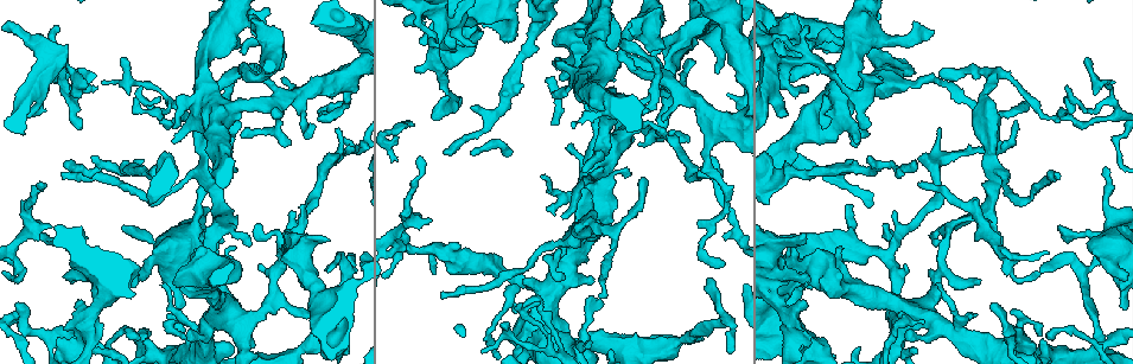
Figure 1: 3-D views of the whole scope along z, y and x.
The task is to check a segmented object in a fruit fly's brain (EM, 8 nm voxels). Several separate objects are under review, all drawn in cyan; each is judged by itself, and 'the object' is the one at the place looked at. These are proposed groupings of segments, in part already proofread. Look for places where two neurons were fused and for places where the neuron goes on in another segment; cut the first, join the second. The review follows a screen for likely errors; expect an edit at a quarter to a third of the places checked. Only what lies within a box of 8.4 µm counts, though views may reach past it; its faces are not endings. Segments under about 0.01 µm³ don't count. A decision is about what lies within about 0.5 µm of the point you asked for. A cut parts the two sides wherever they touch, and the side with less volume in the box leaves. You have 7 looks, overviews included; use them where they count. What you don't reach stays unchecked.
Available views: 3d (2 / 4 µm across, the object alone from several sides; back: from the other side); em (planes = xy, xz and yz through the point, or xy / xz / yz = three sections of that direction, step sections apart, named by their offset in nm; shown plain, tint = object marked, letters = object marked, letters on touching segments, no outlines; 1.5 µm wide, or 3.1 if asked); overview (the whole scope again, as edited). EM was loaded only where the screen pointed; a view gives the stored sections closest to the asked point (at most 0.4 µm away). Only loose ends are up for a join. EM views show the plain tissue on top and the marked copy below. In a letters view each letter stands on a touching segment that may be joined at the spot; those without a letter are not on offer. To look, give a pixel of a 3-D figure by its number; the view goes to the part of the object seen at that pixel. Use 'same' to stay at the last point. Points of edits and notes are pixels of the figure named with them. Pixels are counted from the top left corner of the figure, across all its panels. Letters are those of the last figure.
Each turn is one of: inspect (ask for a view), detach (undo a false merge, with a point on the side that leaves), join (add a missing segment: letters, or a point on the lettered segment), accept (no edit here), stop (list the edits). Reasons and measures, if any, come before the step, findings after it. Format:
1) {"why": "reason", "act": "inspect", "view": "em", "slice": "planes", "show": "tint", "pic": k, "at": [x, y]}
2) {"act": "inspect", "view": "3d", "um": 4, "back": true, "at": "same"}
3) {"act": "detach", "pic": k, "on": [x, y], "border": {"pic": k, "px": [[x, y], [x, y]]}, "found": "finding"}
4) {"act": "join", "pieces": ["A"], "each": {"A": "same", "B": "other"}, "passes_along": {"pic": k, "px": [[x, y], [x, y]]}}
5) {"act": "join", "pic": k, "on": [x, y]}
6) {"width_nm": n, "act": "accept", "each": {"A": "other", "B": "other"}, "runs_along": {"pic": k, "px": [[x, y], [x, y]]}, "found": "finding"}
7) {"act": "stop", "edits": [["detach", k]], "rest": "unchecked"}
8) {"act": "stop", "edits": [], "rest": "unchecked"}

{"why": "branch stops here", "act": "inspect", "view": "em", "slice": "xy", "step": 4, "show": "letters", "pic": 1, "at": [276, 108]}

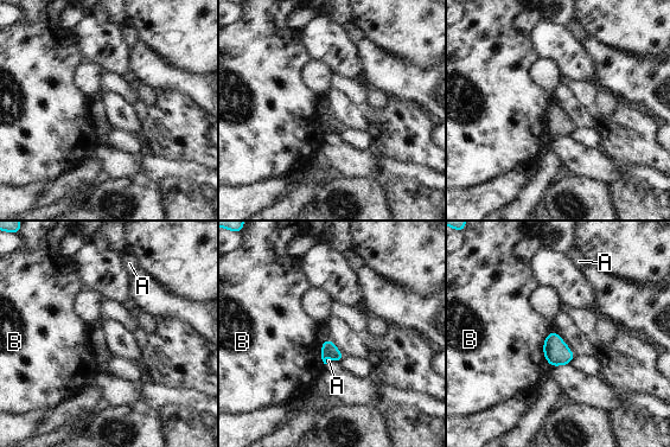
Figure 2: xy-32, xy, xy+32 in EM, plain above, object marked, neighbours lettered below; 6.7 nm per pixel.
{"why": "another direction", "act": "inspect", "view": "em", "slice": "planes", "show": "letters", "at": "same"}

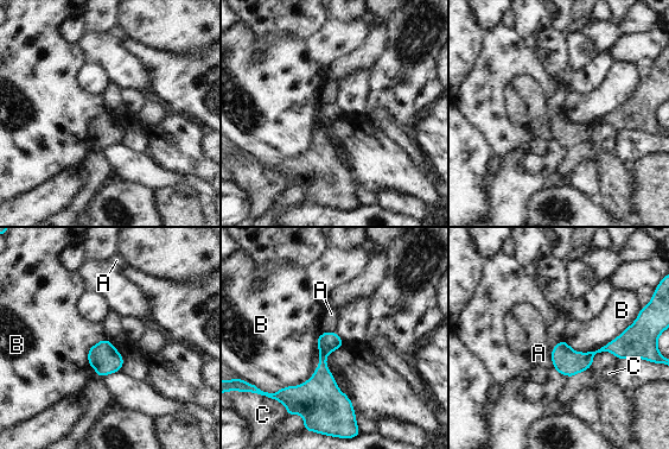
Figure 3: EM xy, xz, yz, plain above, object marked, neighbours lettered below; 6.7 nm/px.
{"act": "accept", "each": {"A": "other", "B": "other", "C": "other"}, "border": {"pic": 3, "px": [[639, 311], [594, 351], [564, 340]]}, "found": "no lettered segment goes on from it"}

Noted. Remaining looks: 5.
{"why": "three arms meet", "act": "inspect", "view": "3d", "um": 4, "pic": 1, "at": [992, 183]}

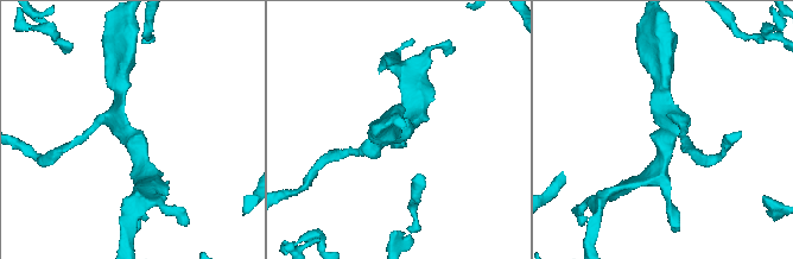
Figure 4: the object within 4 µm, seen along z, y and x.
{"arms": 3, "why": "need the tissue", "act": "inspect", "view": "em", "slice": "planes", "show": "tint", "pic": 4, "at": [130, 134]}

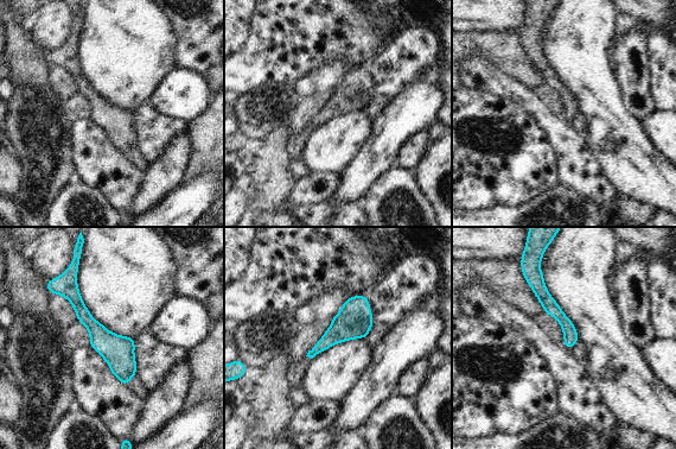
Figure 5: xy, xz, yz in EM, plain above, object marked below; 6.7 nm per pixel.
{"act": "inspect", "view": "em", "slice": "planes", "show": "letters", "at": "same"}

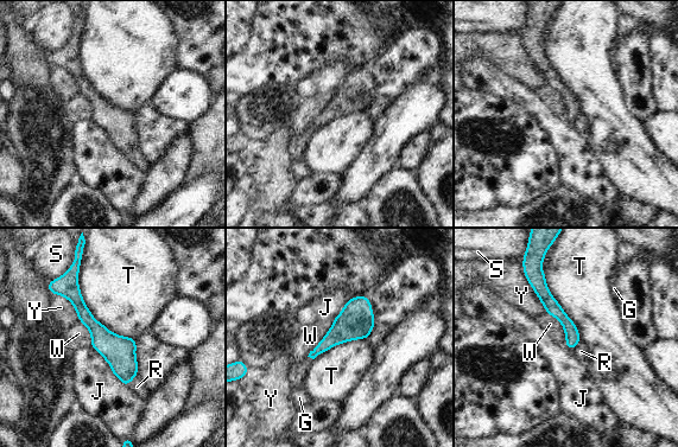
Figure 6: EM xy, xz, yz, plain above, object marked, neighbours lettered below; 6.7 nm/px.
{"width_nm": 100, "longest_contact_nm": ["T", 700], "act": "accept", "each": {"G": "other", "J": "other", "R": "other", "S": "other", "T": "other", "W": "other", "Y": "other"}, "found": "one neuron here"}

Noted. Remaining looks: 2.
{"why": "free end", "act": "inspect", "view": "3d", "um": 2, "pic": 1, "at": [1062, 234]}

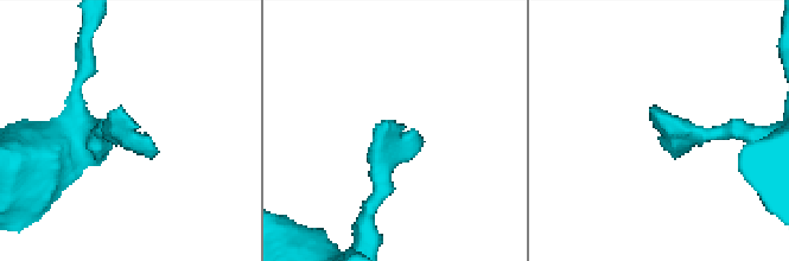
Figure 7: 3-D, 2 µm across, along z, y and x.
{"why": "shape alone is not enough", "act": "inspect", "view": "em", "slice": "planes", "show": "letters", "pic": 7, "at": [655, 128]}

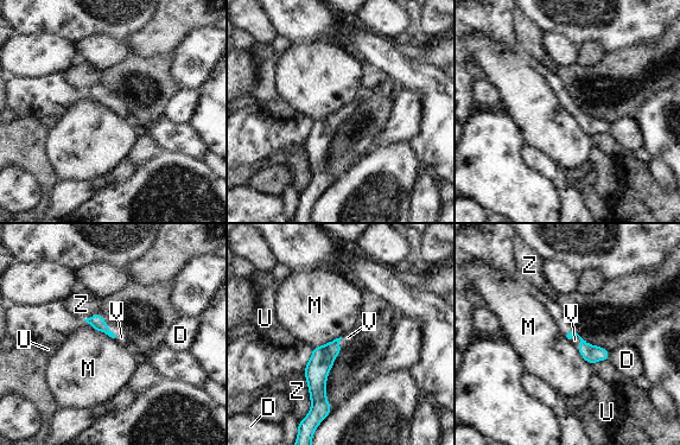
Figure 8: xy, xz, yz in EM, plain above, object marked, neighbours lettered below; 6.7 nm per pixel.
{"act": "join", "pieces": ["V"], "each": {"D": "other", "M": "other", "U": "other", "V": "same", "Z": "other"}, "found": "the neuron continues"}

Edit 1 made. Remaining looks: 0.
{"act": "stop", "edits": [["join", 8]], "rest": "unchecked"}

